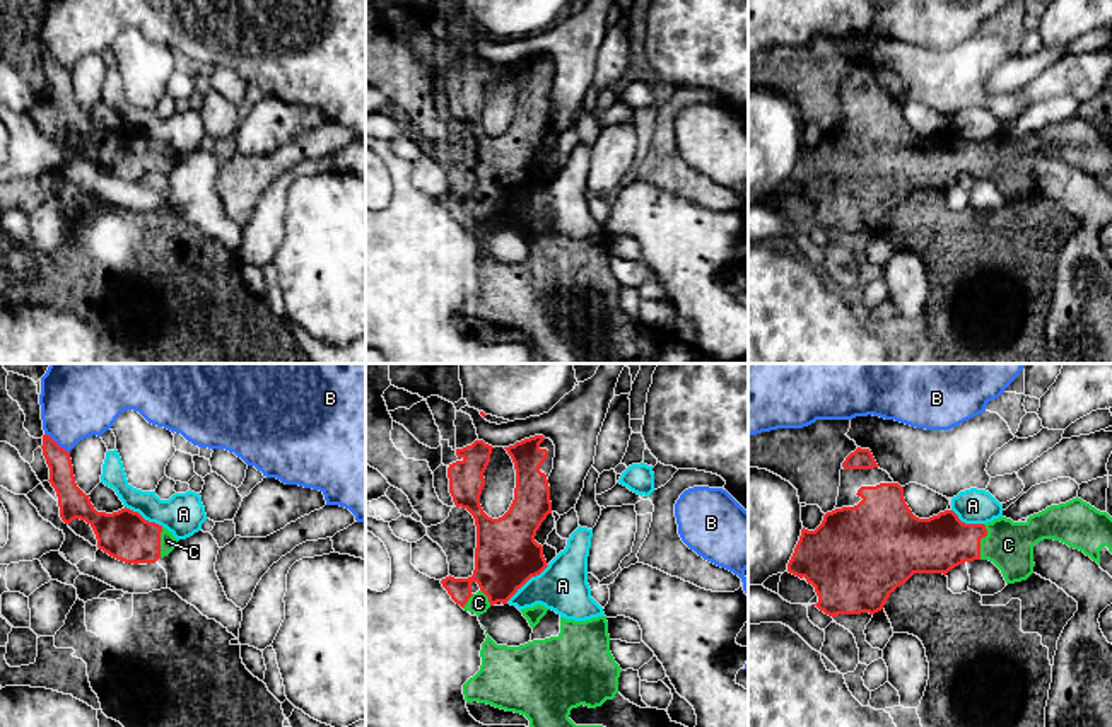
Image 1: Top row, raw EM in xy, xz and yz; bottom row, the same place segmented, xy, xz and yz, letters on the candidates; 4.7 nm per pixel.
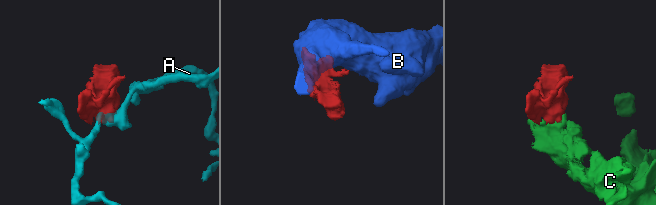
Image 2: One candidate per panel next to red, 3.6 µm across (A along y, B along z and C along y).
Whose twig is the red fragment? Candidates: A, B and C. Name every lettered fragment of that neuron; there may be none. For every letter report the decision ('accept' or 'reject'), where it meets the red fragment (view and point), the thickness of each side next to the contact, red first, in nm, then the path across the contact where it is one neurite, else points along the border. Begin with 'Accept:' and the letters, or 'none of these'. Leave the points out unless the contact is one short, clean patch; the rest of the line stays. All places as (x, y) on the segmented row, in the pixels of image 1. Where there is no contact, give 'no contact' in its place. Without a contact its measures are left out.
Accept: C
A: reject; meets red in xz at (526, 581); 300 nm thick on the red side, 240 nm on the other; border along xz (549, 565), (506, 603)
B: reject; meets red in xy at (55, 442); 120 nm thick on the red side, 380 nm on the other
C: accept; meets red in yz at (979, 541); 260 nm thick on the red side, 220 nm on the other; runs through yz (936, 545), (943, 541), (979, 541), (1003, 541), (1008, 545)

